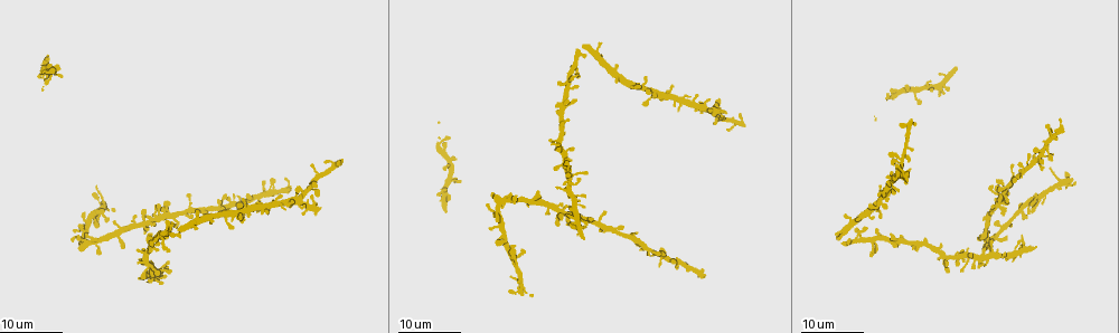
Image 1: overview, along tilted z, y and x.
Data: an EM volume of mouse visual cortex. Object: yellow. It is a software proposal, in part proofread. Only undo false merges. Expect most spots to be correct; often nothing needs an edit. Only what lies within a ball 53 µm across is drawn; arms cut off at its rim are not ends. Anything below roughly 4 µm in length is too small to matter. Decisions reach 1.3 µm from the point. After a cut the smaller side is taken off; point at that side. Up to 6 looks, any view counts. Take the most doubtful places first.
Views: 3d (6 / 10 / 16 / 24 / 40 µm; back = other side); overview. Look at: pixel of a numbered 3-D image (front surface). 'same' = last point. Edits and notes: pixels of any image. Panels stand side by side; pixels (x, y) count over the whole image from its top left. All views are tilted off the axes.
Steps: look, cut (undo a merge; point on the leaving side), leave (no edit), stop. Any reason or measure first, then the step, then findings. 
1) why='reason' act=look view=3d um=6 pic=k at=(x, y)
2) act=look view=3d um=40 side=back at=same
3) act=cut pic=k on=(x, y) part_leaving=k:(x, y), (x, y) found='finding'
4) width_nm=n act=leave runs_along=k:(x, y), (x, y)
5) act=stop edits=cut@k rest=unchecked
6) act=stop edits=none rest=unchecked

act=look view=3d um=24 pic=1 at=(528, 202)

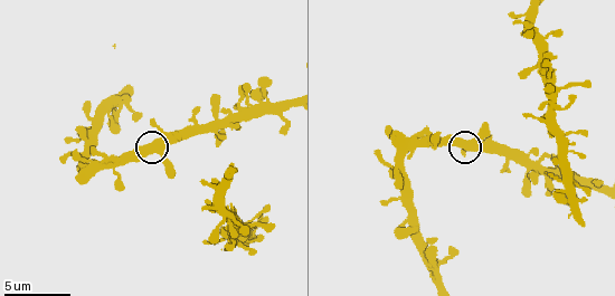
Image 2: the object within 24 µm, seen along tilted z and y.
act=look view=3d um=10 pic=2 at=(146, 146)

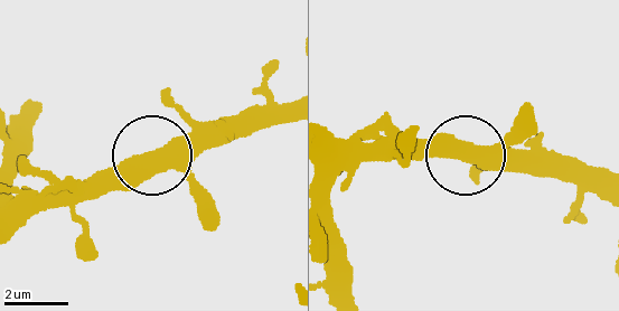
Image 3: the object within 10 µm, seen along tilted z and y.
act=leave found='one cell here'

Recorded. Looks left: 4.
why='four or more arms meet' act=look view=3d um=10 pic=2 at=(224, 120)

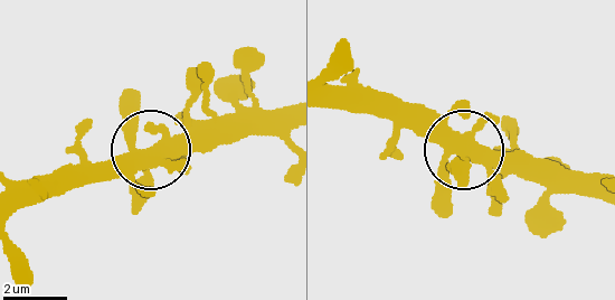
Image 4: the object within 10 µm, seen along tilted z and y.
arms=5 act=leave runs_along=4:(13, 212), (115, 175), (145, 152), (133, 104) found='one cell here'

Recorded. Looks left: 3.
why='thick turns thin' act=look view=3d um=16 pic=1 at=(887, 237)

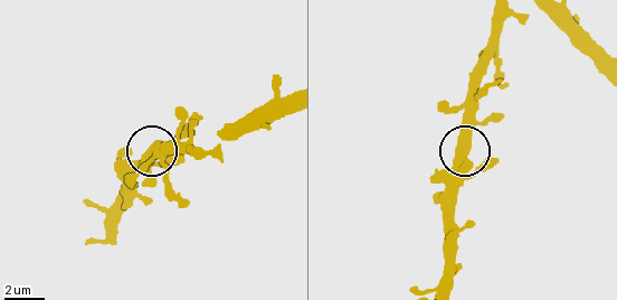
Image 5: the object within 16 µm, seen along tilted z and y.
act=look view=3d um=10 pic=5 at=(460, 147)

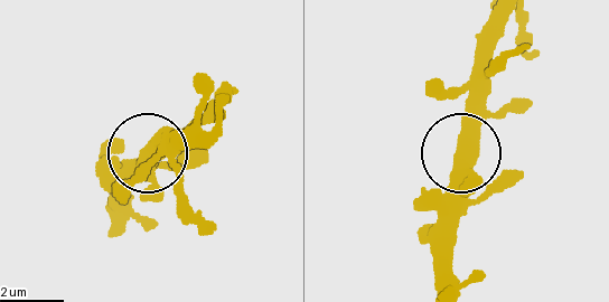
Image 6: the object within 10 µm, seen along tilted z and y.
act=leave found='one cell here'

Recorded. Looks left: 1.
act=stop edits=none rest=unchecked

